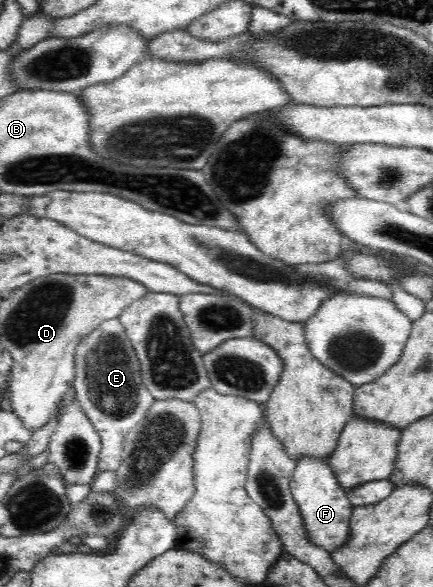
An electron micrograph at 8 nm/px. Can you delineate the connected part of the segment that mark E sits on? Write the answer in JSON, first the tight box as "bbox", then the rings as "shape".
{"bbox":[73,317,156,471],"shape":[[[118,317],[106,320],[98,328],[95,328],[94,332],[91,332],[79,342],[74,362],[76,373],[73,387],[77,399],[79,399],[83,411],[87,413],[87,418],[92,422],[102,440],[98,456],[98,471],[116,471],[121,466],[123,440],[125,440],[127,432],[146,418],[149,408],[155,404],[156,399],[143,383],[139,357],[134,354],[131,340],[127,337],[126,329]]]}

